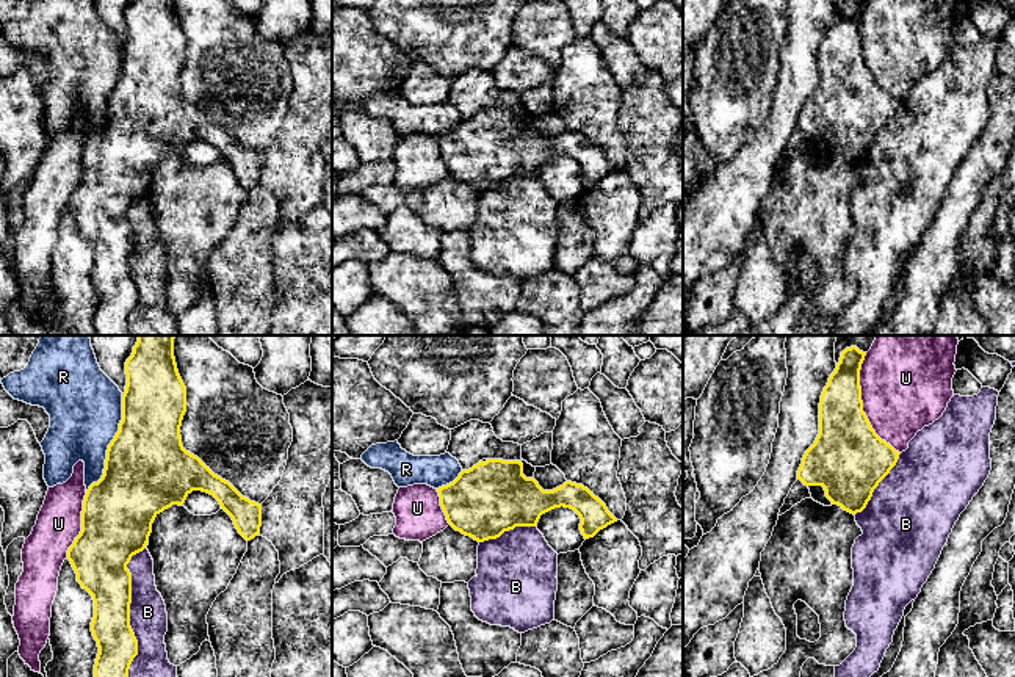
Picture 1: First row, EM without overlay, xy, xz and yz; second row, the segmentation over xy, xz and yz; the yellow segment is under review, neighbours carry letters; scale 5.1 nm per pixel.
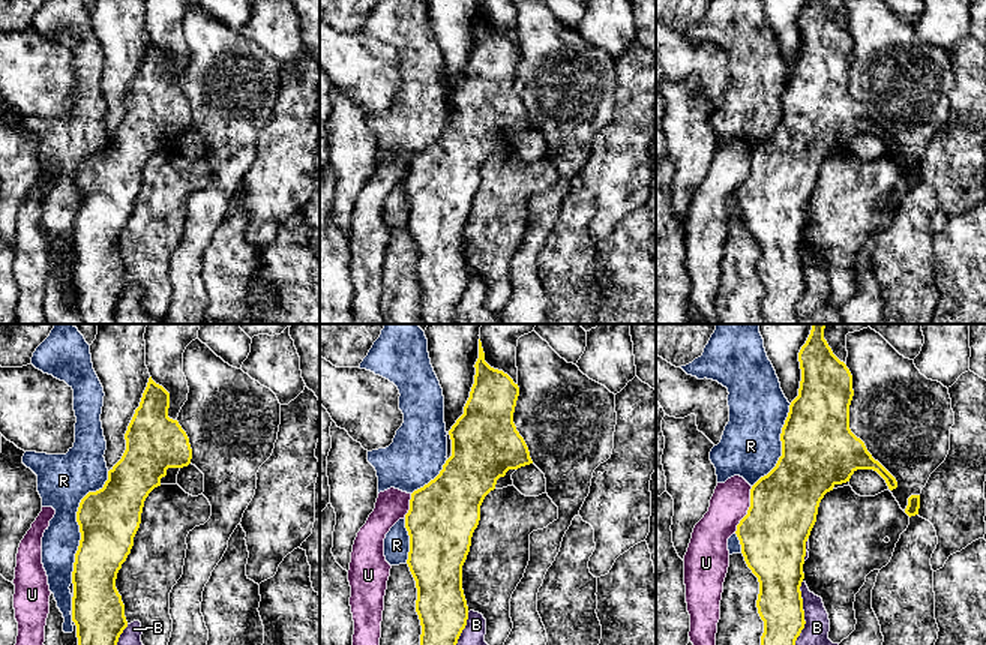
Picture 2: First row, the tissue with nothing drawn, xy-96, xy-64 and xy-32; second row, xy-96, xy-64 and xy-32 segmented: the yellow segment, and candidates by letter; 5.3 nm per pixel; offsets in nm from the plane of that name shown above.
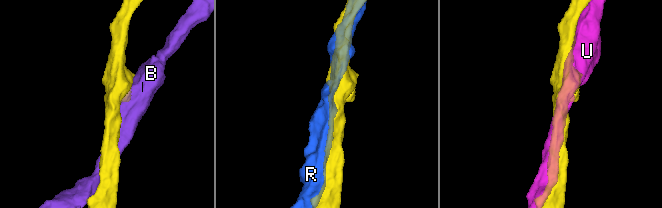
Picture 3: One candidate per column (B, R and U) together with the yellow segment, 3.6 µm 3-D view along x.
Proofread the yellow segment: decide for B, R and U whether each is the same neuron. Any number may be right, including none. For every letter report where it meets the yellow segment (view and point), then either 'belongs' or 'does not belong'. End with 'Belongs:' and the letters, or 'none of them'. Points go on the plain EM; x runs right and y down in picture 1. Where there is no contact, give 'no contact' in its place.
B: contact xy (129, 260); does not belong
R: contact xy (110, 93); does not belong
U: contact yz (862, 54); does not belong
Belongs: none of them

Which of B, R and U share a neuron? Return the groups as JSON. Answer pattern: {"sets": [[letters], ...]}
{"sets": [["B"], ["R"], ["U"]]}

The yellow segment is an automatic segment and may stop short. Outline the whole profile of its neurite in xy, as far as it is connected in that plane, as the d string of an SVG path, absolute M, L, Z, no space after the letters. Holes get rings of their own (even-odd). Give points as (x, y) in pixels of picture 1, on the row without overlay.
M133 0L125 11L125 24L119 80L108 94L102 127L86 139L81 180L67 199L77 230L94 249L91 281L99 296L96 335L130 335L128 318L138 304L138 290L130 276L132 223L127 213L146 197L160 161L183 154L193 139L202 139L219 150L246 190L258 185L262 176L262 154L243 146L183 97L180 75L186 61L186 36L174 0Z

